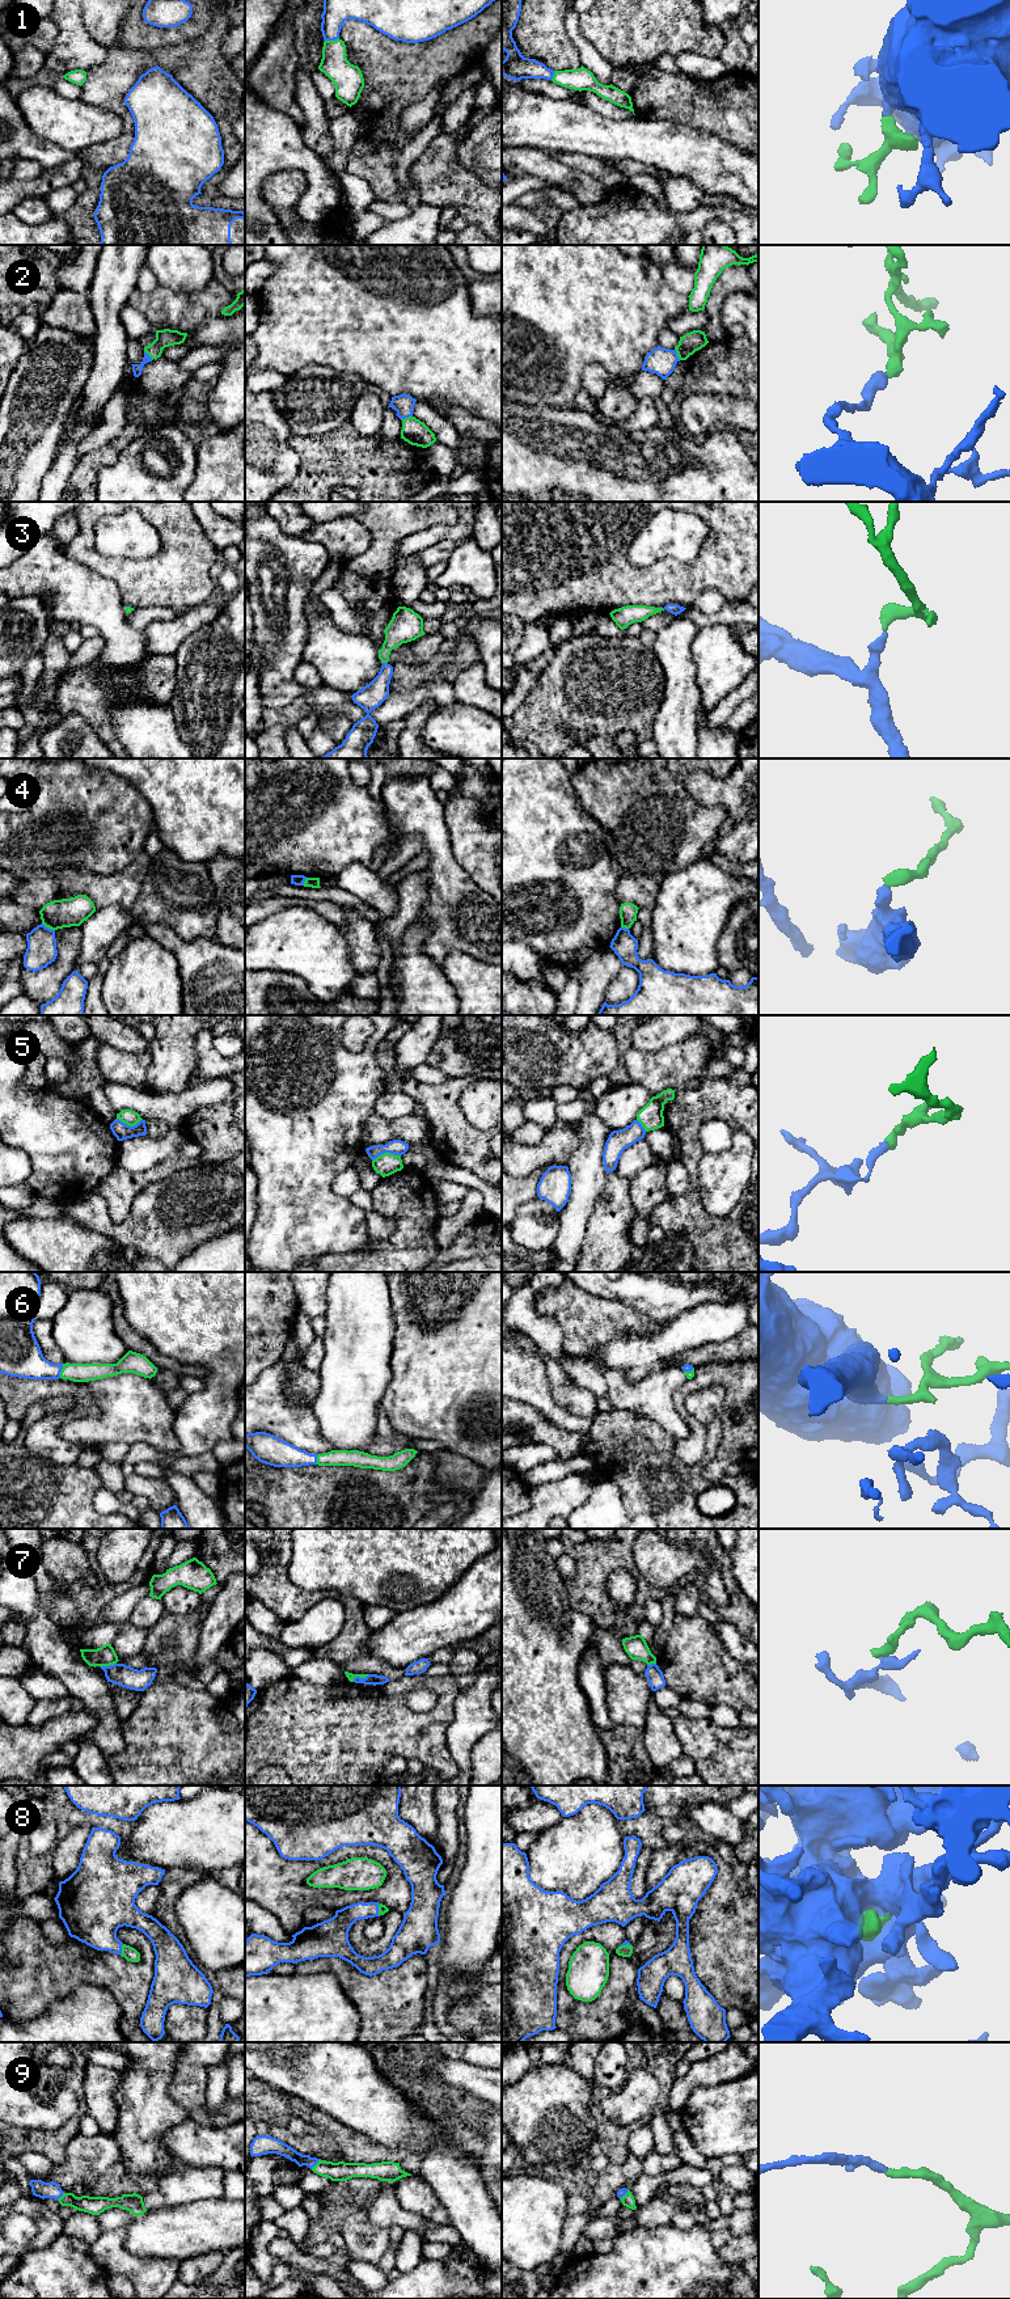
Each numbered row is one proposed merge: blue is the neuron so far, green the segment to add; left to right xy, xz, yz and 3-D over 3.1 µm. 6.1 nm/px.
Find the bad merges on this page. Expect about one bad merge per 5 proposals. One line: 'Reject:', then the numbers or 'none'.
Reject: 4, 5, 7

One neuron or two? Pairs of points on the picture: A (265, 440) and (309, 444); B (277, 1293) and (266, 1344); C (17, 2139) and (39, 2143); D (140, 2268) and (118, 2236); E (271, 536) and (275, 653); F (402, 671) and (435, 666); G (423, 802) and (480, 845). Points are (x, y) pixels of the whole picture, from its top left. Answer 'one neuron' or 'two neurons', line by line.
A: two neurons
B: one neuron
C: one neuron
D: one neuron
E: one neuron
F: one neuron
G: two neurons

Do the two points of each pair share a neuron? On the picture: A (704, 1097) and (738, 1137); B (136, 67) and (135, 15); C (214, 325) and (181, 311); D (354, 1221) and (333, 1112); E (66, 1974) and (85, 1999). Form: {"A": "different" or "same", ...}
{"A": "different", "B": "different", "C": "same", "D": "same", "E": "different"}

